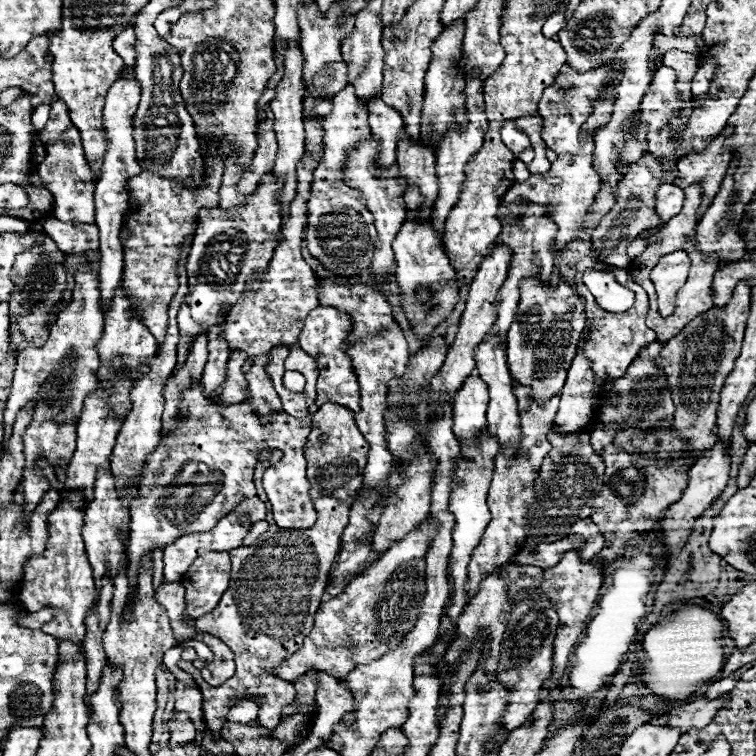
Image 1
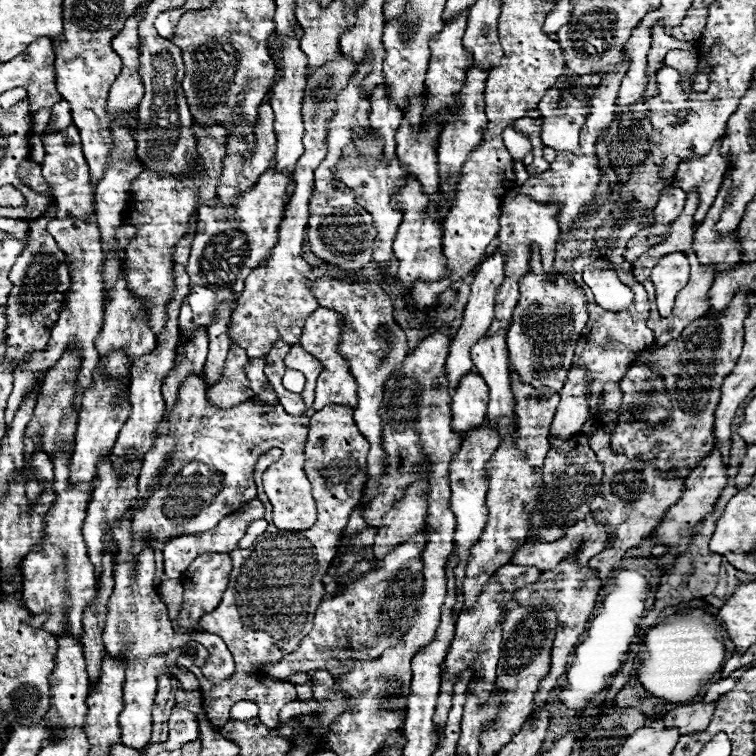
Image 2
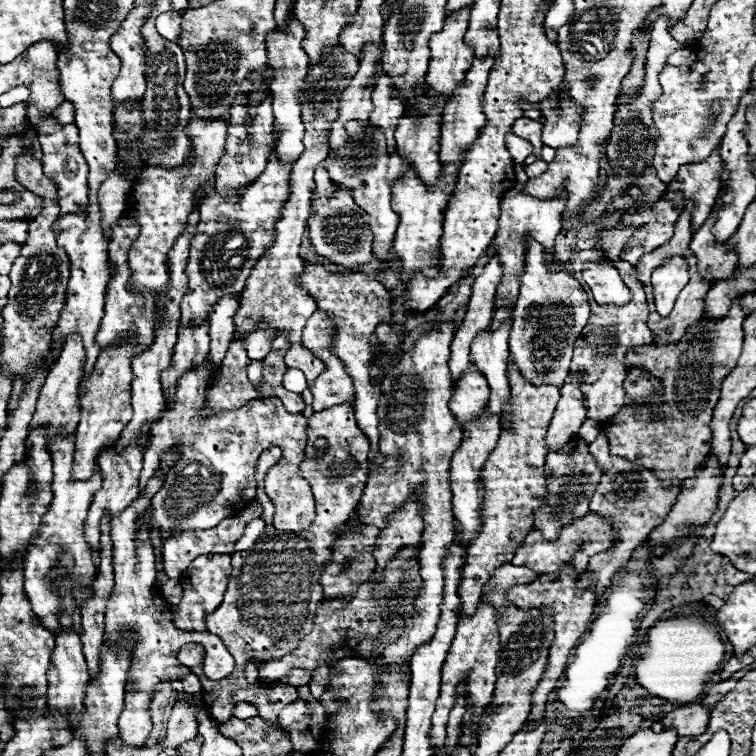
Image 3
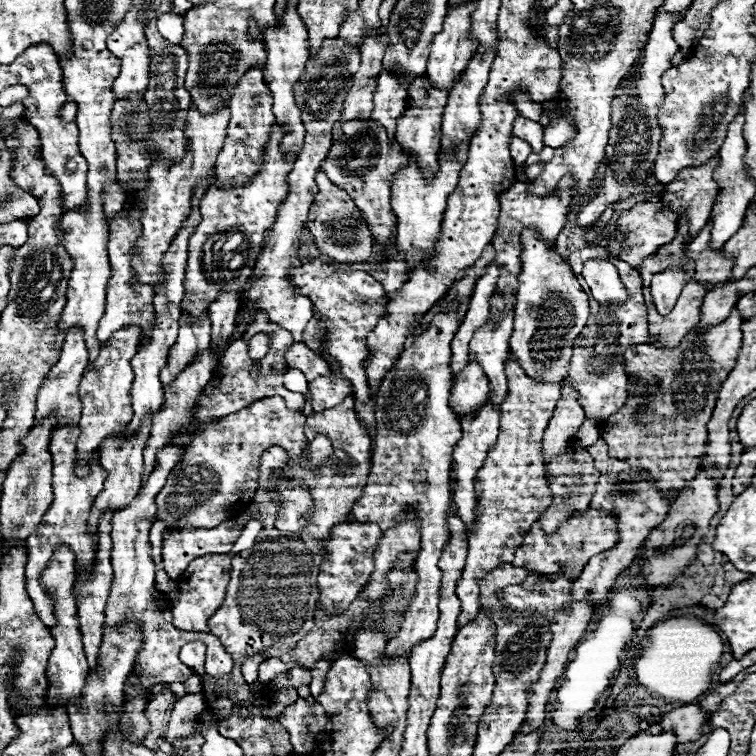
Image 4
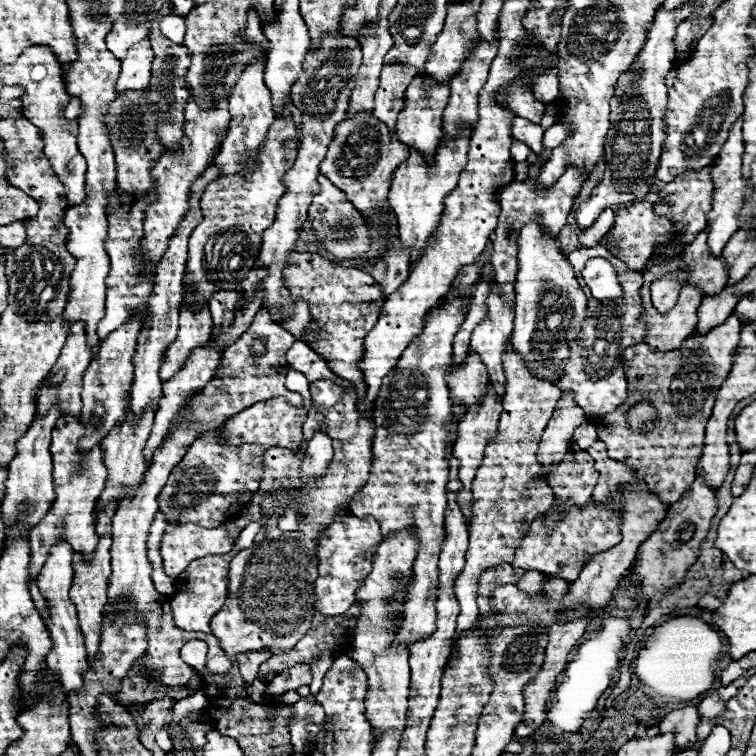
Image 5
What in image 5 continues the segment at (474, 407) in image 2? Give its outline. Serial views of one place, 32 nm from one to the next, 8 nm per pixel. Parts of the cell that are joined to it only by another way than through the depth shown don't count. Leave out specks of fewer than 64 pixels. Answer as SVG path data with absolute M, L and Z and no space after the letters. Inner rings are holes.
M468 352L460 368L456 366L448 368L450 396L452 400L456 400L466 408L482 400L486 384L488 384L488 374L486 374L484 362L480 360L480 356L476 356L476 352Z

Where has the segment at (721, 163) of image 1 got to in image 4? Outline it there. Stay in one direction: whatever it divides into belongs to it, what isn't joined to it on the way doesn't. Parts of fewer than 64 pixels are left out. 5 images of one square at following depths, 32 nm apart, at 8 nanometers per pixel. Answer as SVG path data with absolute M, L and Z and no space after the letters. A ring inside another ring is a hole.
M714 156L708 164L698 168L684 168L676 180L664 186L660 200L664 204L672 204L670 210L676 212L676 218L688 220L688 242L704 228L708 222L708 214L712 210L718 186L712 178L712 170L718 166L718 156Z

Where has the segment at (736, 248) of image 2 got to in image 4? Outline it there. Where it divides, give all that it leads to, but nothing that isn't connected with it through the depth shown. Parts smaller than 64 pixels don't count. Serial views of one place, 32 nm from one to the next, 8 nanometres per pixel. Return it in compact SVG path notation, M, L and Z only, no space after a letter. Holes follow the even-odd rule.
M710 222L698 232L698 236L686 248L686 260L694 260L694 276L708 288L718 288L730 280L732 260L710 248Z

